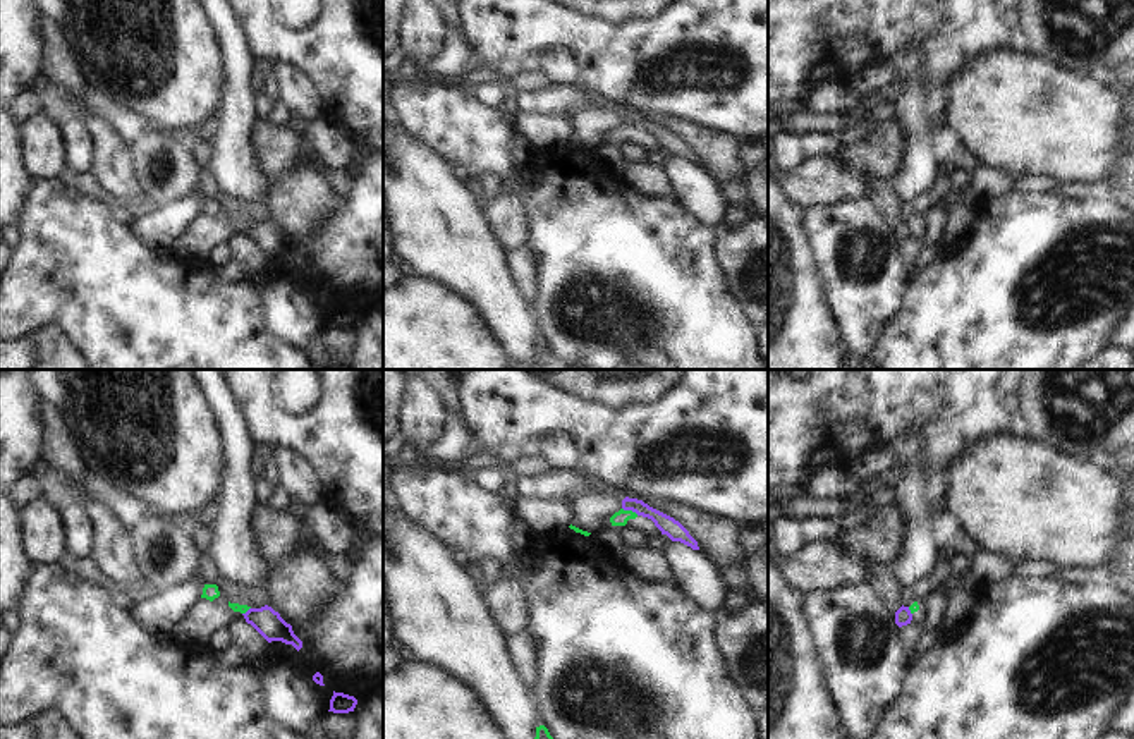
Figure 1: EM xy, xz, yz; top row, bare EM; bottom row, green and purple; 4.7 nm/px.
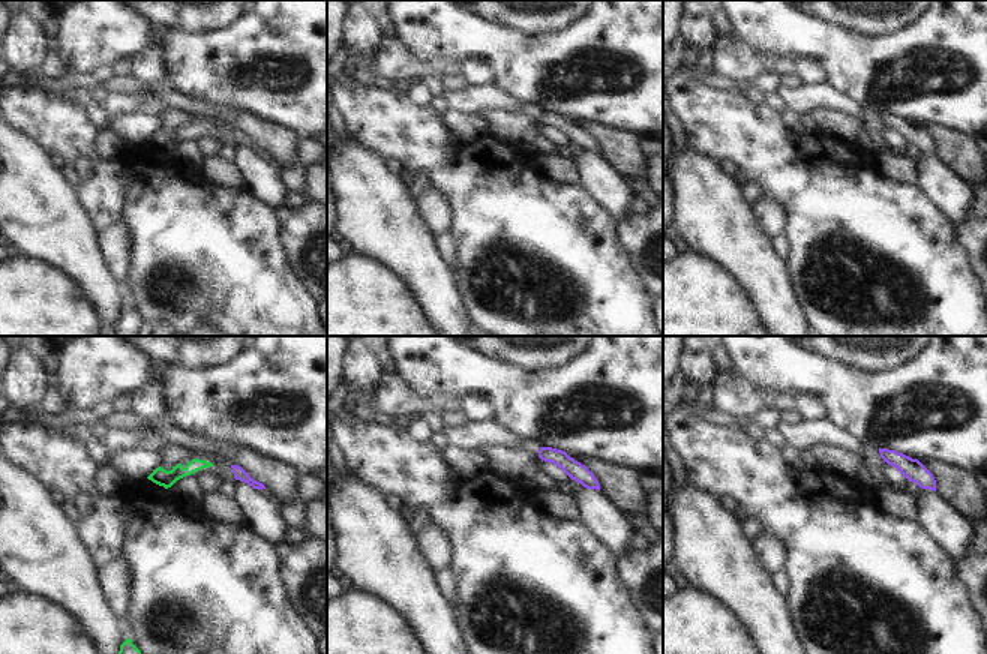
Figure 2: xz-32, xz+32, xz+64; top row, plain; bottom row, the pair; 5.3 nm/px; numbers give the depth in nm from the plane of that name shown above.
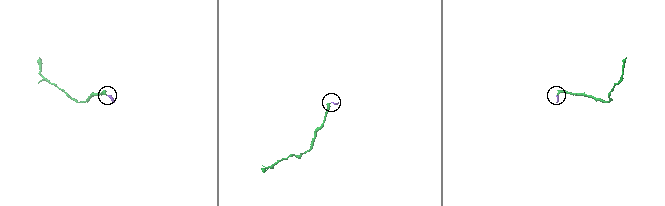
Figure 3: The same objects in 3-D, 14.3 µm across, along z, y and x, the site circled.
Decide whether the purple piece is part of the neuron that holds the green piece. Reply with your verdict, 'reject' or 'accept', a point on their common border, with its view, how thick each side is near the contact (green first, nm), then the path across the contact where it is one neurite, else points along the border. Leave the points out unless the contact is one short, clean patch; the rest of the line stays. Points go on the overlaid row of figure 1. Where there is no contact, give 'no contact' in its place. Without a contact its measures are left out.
reject; contact xz (631, 511); calibres 70 and 90 nm; border xz (622, 507), (638, 514)

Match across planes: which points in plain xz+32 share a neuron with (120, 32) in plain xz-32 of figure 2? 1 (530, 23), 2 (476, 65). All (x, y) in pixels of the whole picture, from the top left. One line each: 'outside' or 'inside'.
1: outside
2: outside

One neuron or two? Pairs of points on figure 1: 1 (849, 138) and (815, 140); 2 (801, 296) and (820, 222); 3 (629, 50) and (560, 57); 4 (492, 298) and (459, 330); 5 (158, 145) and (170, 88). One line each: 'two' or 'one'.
1: one
2: two
3: two
4: two
5: two

